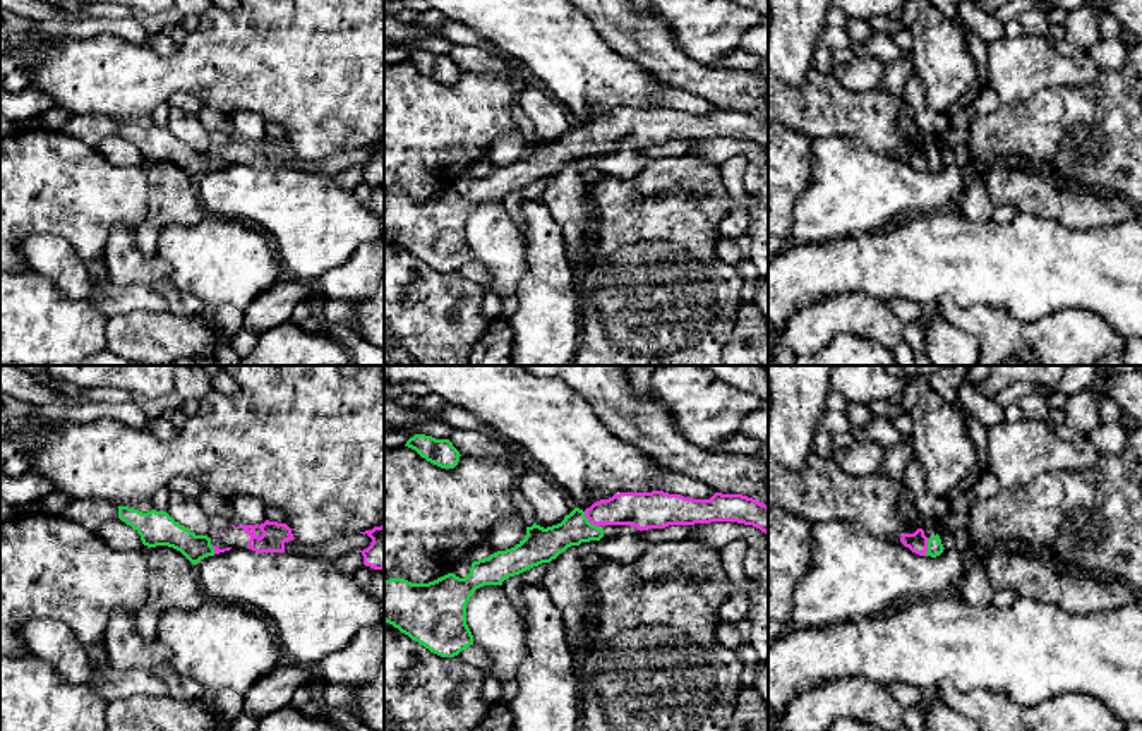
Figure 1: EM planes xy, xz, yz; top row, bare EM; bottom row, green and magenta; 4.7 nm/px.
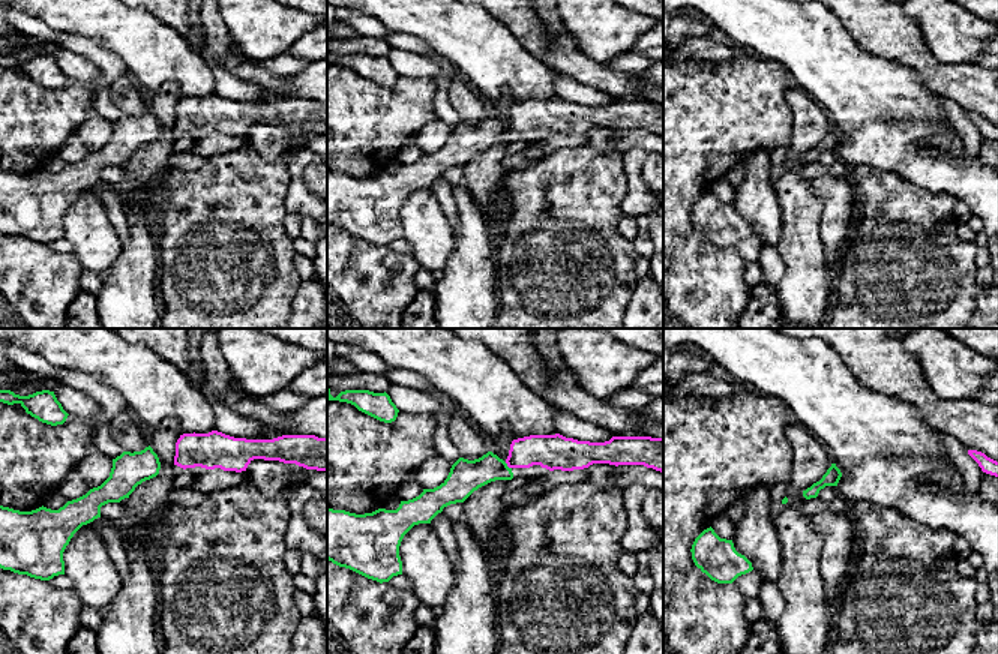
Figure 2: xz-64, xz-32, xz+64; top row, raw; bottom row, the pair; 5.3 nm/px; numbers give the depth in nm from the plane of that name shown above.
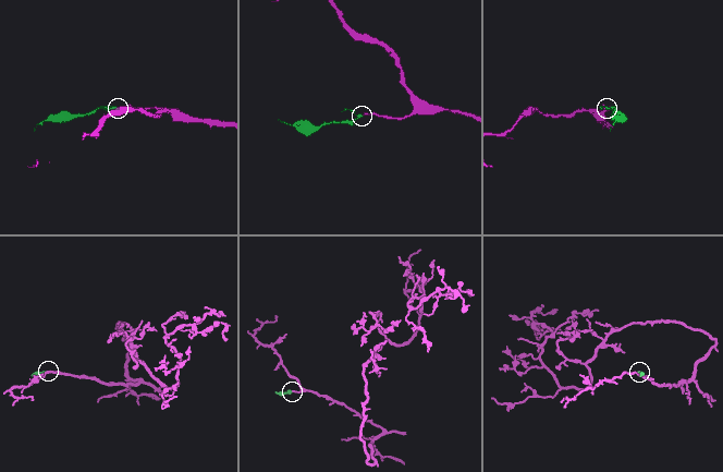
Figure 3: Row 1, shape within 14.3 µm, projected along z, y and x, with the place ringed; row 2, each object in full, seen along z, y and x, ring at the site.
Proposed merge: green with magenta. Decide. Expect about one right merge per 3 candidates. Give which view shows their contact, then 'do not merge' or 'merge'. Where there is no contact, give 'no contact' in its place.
xz | merge

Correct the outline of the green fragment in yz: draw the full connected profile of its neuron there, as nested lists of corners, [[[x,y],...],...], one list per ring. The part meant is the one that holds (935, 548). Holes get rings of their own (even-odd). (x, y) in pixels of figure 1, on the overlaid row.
[[[917,529],[914,534],[904,534],[900,542],[919,556],[936,558],[945,549],[938,534],[928,539],[923,529]]]

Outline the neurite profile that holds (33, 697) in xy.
[[[0,657],[0,731],[106,731],[108,702],[89,685],[74,685],[46,661]]]

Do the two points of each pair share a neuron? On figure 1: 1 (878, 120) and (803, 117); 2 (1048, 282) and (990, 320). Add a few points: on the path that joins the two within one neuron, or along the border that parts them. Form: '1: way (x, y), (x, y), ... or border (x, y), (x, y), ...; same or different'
1: way (859, 117), (822, 117); same
2: border (964, 308), (998, 306), (1022, 320), (1043, 318); different

